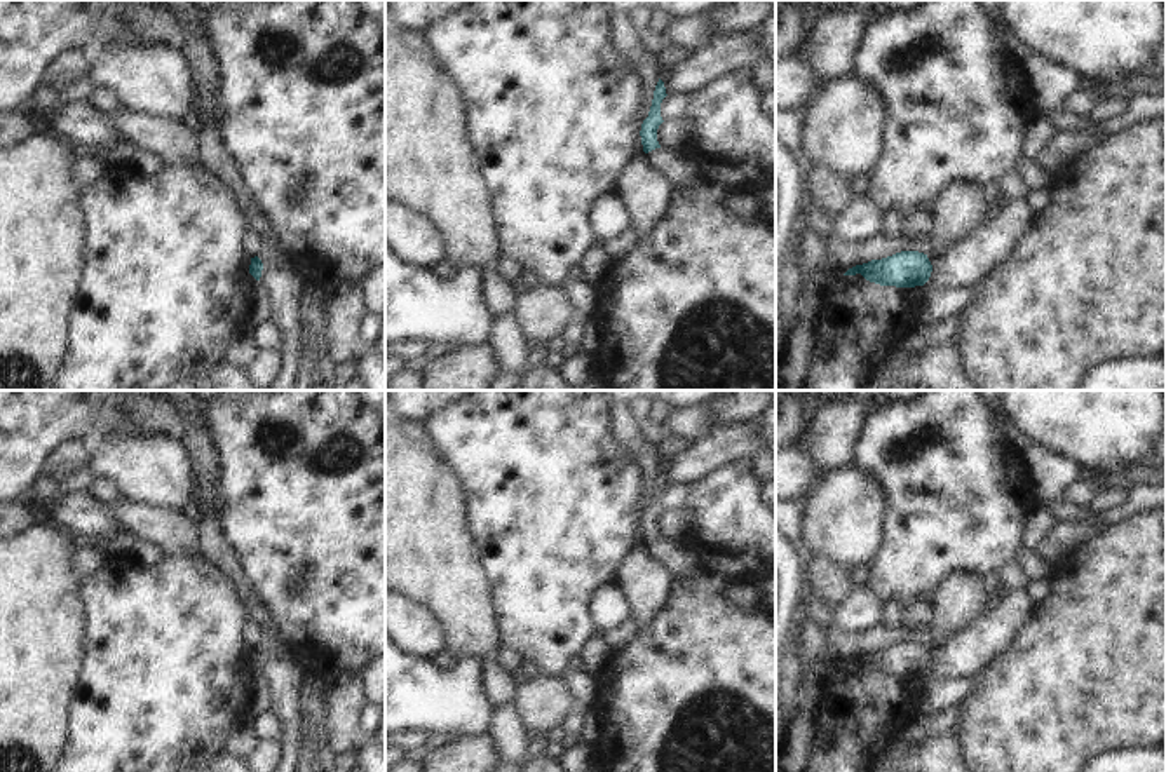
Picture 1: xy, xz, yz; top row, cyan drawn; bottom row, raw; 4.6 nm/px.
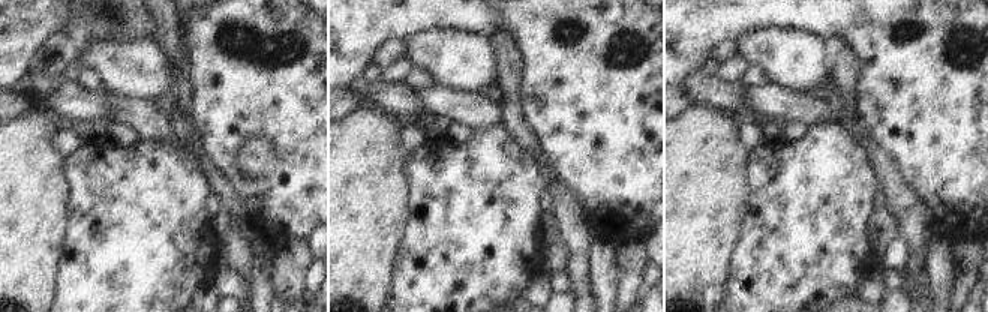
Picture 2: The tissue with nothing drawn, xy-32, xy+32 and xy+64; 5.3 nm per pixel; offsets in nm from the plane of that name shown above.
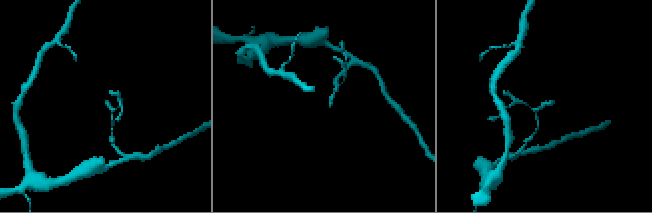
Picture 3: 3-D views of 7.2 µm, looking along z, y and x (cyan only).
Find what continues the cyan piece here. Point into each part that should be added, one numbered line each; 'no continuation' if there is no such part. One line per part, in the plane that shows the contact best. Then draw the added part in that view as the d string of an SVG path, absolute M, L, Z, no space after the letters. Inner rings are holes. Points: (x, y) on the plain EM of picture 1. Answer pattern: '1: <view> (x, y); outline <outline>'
no continuation

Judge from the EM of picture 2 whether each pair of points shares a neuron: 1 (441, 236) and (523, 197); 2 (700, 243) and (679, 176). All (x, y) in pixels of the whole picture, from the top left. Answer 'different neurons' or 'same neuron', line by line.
1: same neuron
2: same neuron

